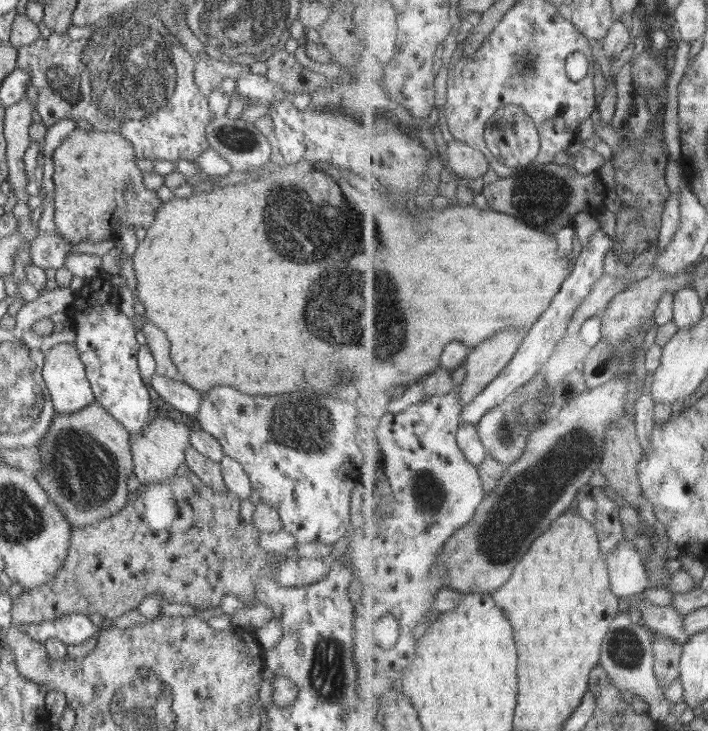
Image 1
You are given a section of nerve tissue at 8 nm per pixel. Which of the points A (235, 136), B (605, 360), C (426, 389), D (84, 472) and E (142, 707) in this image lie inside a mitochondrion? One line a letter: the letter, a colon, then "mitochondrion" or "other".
A: mitochondrion
B: mitochondrion
C: other
D: mitochondrion
E: mitochondrion

